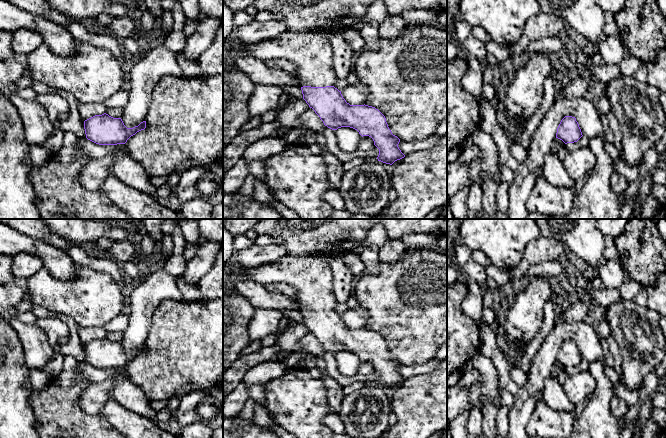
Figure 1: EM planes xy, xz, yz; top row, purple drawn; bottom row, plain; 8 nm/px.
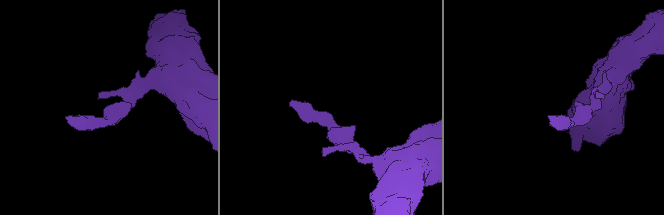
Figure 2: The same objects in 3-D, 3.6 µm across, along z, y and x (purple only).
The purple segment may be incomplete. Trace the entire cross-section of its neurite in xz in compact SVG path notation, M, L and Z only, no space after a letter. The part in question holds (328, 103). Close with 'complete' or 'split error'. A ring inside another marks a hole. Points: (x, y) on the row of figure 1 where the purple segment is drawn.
M285 30L278 37L260 41L254 44L245 44L239 40L223 42L231 50L245 50L248 56L261 59L286 59L296 65L297 78L301 83L303 99L323 121L324 125L332 130L341 127L350 127L363 136L373 139L379 149L378 161L392 165L395 161L405 157L398 147L400 139L393 135L388 127L385 116L375 107L368 105L350 105L343 98L341 91L333 85L338 77L335 75L332 62L333 51L329 38L322 33L295 33Z; split error

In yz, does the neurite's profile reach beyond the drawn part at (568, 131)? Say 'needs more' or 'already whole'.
already whole

